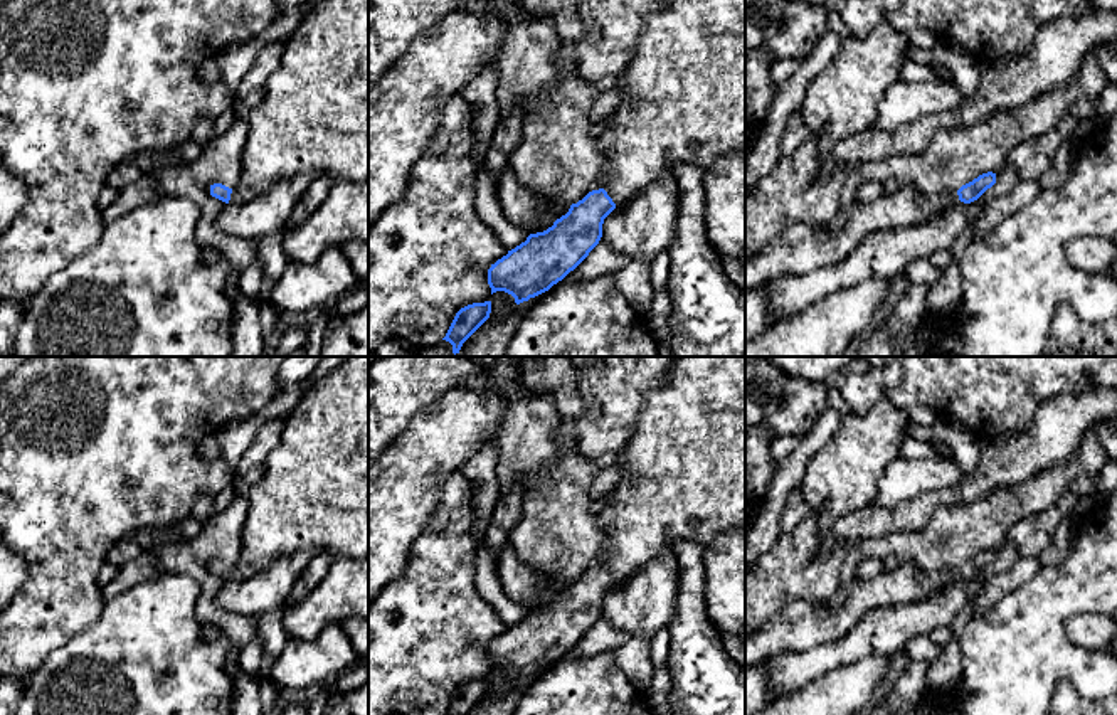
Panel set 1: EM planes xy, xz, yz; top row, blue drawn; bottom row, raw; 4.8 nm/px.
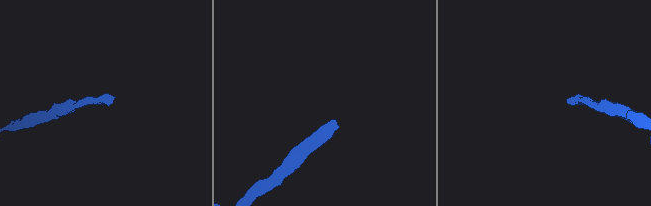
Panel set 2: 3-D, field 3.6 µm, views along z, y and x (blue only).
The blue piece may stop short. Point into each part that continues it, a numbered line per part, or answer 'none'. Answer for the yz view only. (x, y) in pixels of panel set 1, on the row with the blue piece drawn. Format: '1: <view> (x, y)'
1: yz (803, 248)

